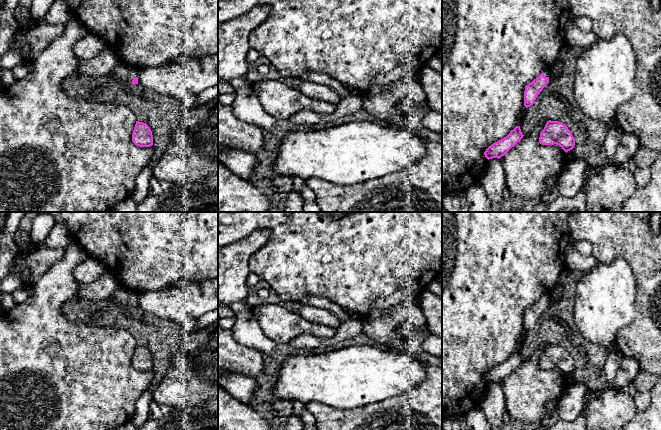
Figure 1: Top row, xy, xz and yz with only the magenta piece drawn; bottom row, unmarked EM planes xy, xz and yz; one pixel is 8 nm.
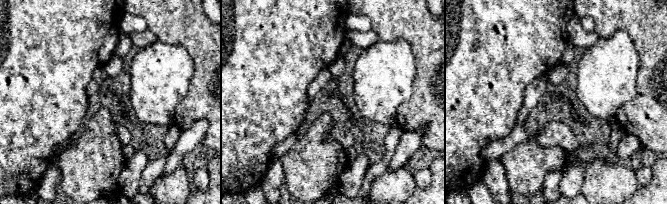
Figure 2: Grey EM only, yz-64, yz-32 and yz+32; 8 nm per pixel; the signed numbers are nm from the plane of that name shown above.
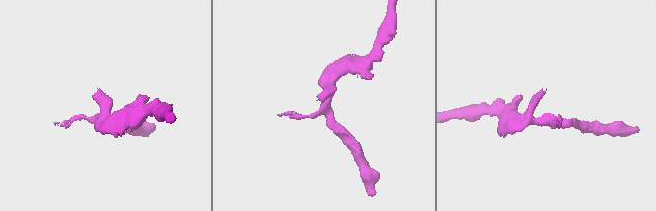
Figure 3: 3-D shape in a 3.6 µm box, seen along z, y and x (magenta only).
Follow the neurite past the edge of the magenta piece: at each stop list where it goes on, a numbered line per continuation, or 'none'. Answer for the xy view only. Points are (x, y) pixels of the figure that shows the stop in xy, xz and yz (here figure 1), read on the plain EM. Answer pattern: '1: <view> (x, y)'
1: xy (123, 297)

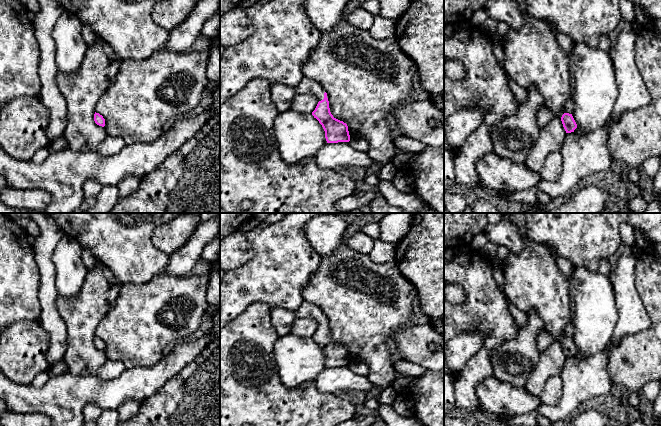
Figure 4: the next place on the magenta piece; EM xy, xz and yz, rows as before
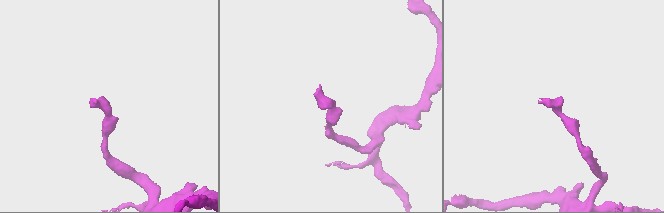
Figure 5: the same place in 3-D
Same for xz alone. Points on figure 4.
1: xz (306, 310)

